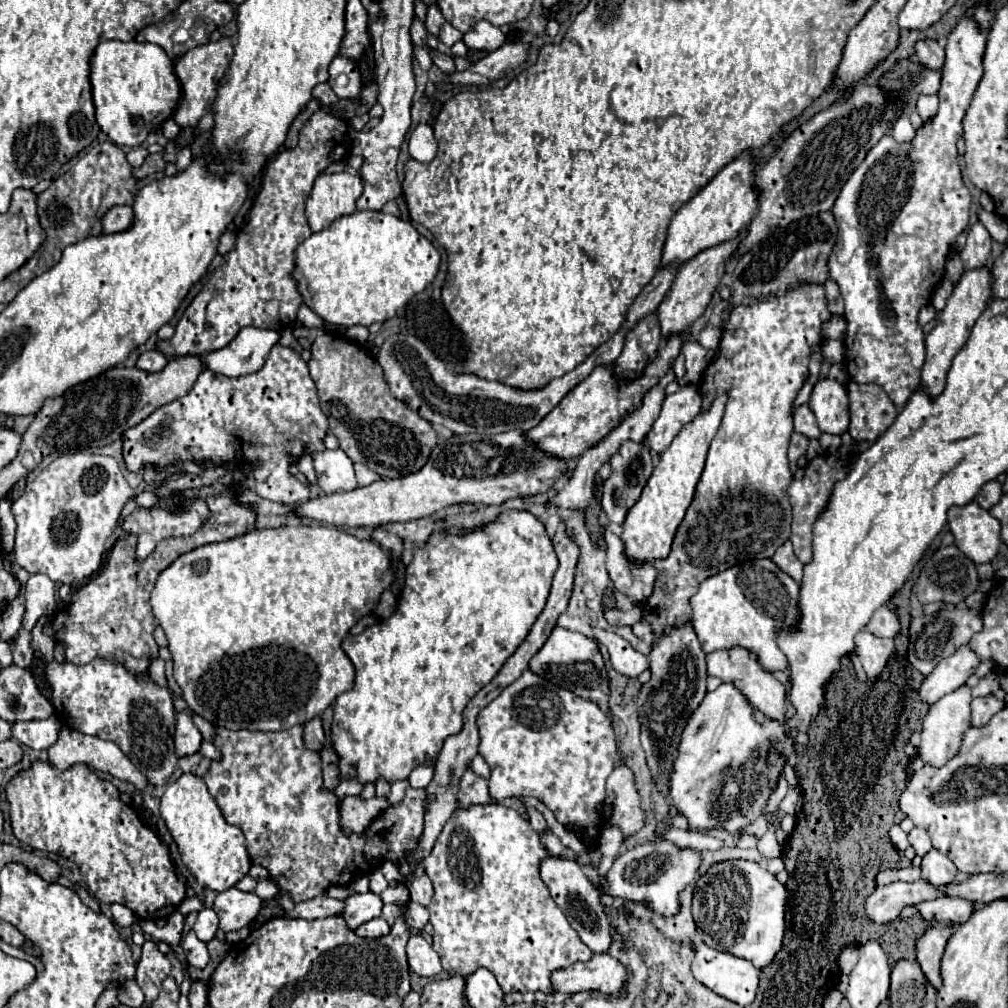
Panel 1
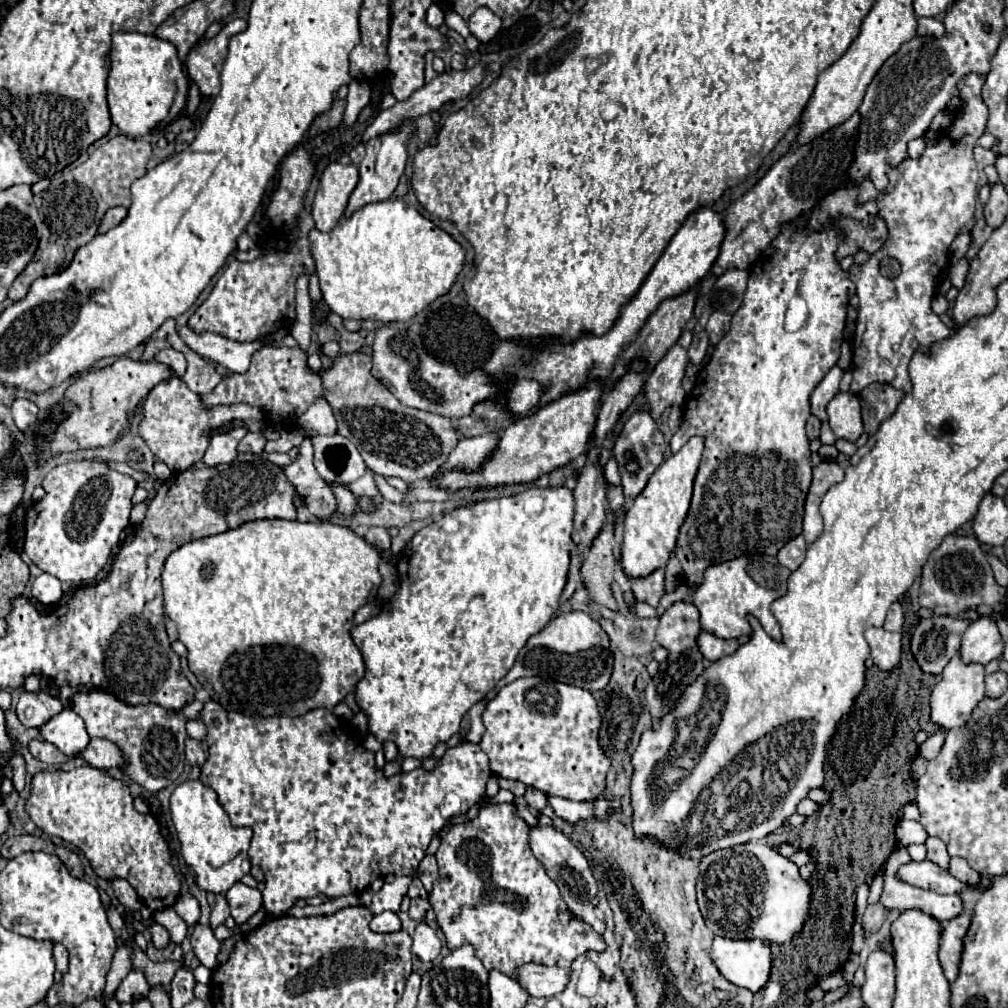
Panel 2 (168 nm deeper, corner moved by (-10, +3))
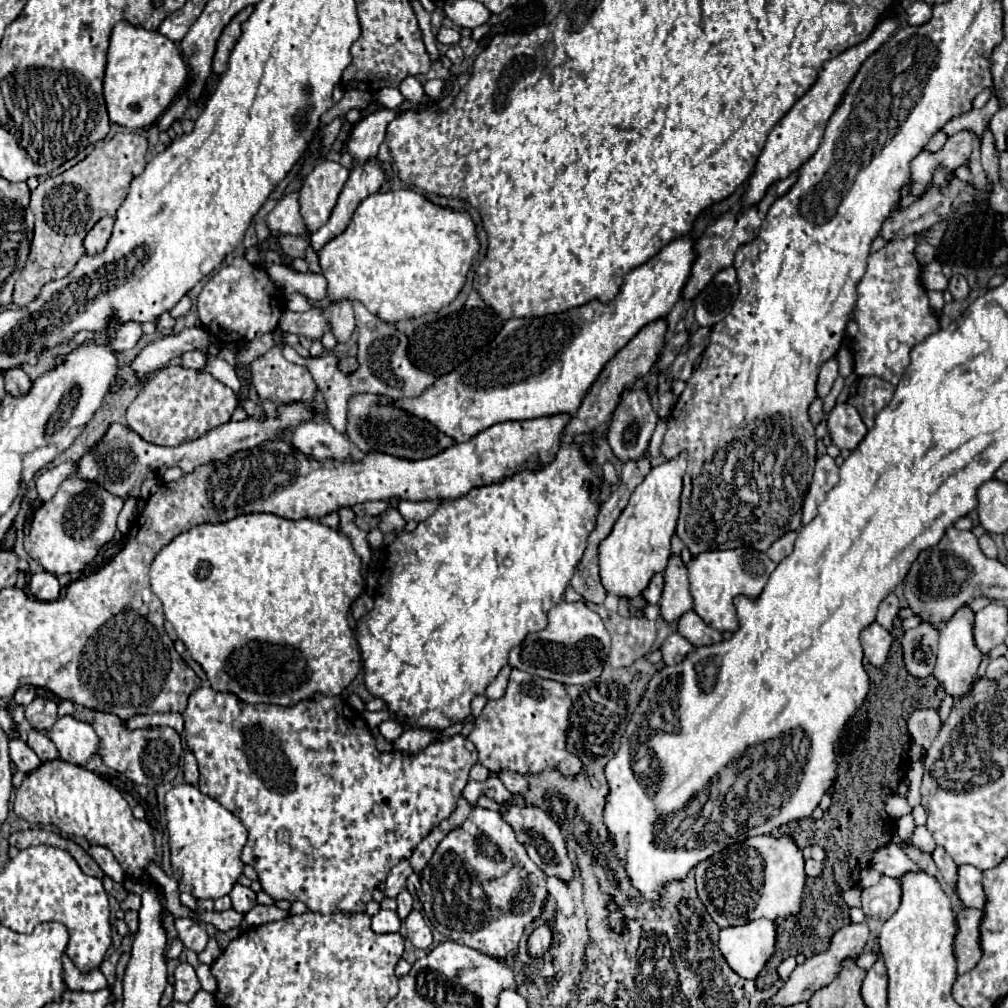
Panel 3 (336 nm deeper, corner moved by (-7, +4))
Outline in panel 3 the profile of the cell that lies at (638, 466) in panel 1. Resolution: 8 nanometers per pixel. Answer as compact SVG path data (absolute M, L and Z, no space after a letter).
M624 390L620 394L620 402L612 414L610 426L608 426L608 444L614 450L614 454L624 462L624 460L638 460L640 456L644 456L644 452L648 450L648 442L654 434L654 428L658 424L658 416L650 404L648 392L646 390Z

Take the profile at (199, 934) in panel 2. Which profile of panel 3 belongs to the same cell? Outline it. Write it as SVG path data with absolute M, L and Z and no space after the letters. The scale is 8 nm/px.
M176 918L176 930L178 930L178 938L182 940L182 944L186 948L190 948L194 952L202 952L206 948L208 934L196 920Z

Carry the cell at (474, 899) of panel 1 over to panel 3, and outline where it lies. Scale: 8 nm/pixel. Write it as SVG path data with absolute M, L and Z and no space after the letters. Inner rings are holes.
M474 806L460 828L454 828L436 848L420 874L420 900L434 928L494 958L514 956L522 932L540 916L546 900L546 876L528 858L500 812ZM482 886L486 896L458 896L460 890Z

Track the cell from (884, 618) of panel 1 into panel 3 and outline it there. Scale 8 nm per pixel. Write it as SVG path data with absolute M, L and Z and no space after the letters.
M888 594L888 596L880 602L880 606L878 606L876 622L878 622L880 626L884 626L886 630L890 630L894 618L896 618L896 614L898 614L898 608L900 608L900 606L898 606L896 594Z

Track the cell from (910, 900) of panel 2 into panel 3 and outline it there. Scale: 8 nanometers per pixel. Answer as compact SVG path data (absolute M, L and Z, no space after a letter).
M882 876L882 880L876 886L860 888L860 892L862 892L862 910L868 918L874 916L880 922L886 922L900 906L900 884L896 884L894 878Z

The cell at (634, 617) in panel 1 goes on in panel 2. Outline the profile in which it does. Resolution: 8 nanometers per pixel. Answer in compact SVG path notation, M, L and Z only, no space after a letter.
M605 525L597 535L593 545L587 549L583 557L581 577L585 587L593 597L593 601L613 611L617 611L617 603L613 599L611 583L614 580L615 567L615 525Z

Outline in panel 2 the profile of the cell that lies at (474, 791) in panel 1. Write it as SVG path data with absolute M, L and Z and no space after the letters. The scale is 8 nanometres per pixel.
M209 701L203 707L201 721L207 725L207 745L209 745L209 757L207 757L205 765L201 767L201 781L217 793L217 799L219 799L221 807L227 811L233 825L249 825L253 829L249 857L251 857L253 865L259 865L259 867L263 865L261 867L265 873L263 905L265 905L265 913L269 919L285 915L299 899L311 899L317 895L327 895L331 899L339 897L339 895L351 895L351 893L359 895L377 877L385 877L389 873L393 873L397 877L413 875L415 867L425 857L425 851L427 851L431 839L437 835L437 831L441 831L441 827L445 825L445 821L449 817L463 815L475 803L479 803L485 797L487 779L491 777L489 757L479 749L479 745L463 741L457 747L447 749L447 753L439 759L439 767L435 771L423 771L419 767L411 773L397 773L395 777L387 779L387 777L383 777L383 773L379 769L375 769L375 755L361 747L351 725L347 727L329 709L315 709L311 713L305 713L303 717L243 717L241 713L227 713L219 703Z

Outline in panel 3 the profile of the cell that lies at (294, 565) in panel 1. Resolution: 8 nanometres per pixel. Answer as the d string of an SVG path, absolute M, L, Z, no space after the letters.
M242 514L228 522L218 522L218 524L208 522L208 524L194 526L188 532L178 534L170 544L166 544L156 554L150 566L150 588L162 602L164 618L174 626L178 638L190 650L192 658L204 668L212 688L218 692L232 692L240 700L250 704L266 702L276 706L292 706L300 700L312 698L314 692L322 692L324 696L340 696L342 690L360 672L360 646L346 620L350 604L364 590L364 578L360 574L360 558L356 556L350 540L342 532L328 528L318 520L310 520L310 518L286 520L276 514Z

